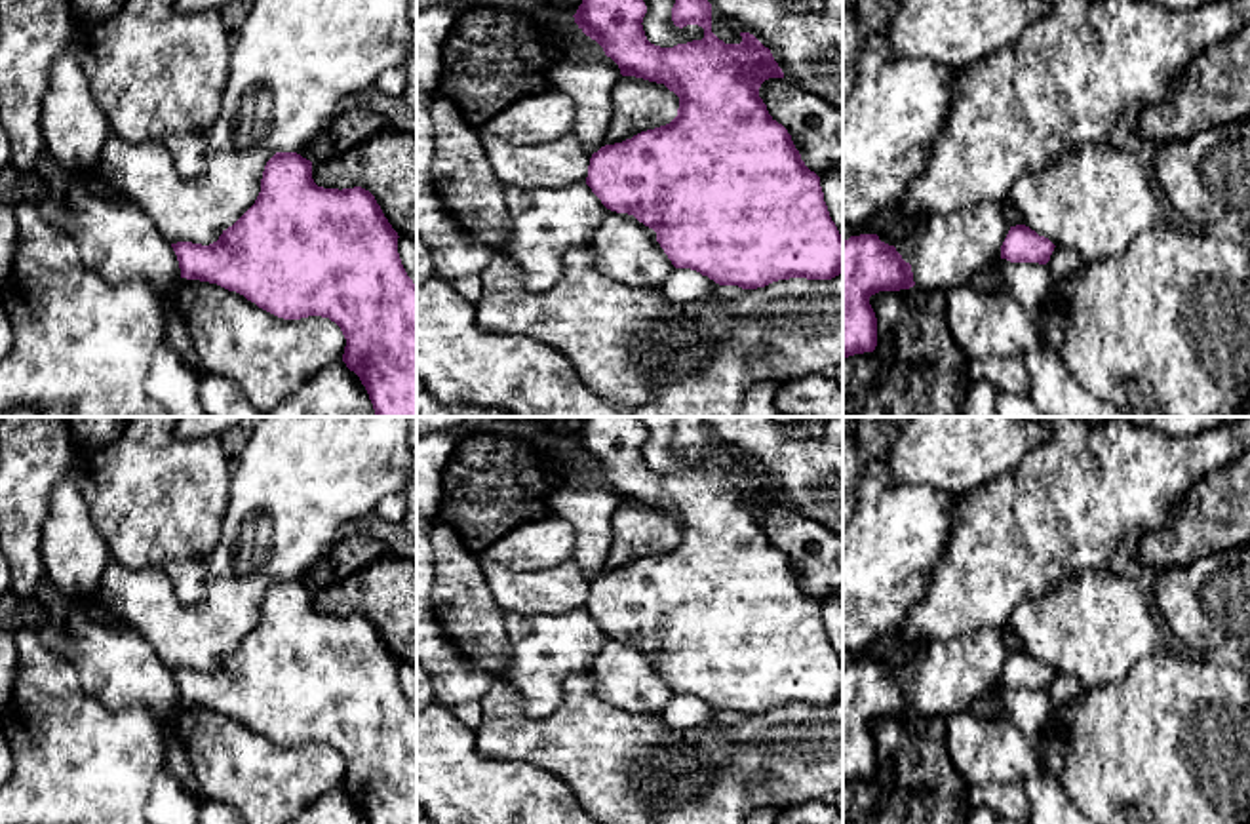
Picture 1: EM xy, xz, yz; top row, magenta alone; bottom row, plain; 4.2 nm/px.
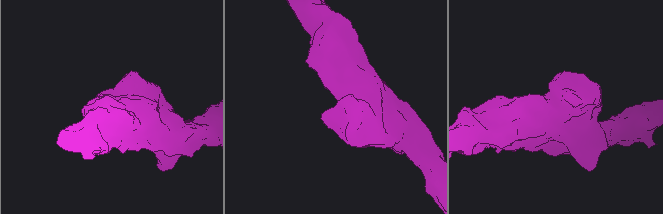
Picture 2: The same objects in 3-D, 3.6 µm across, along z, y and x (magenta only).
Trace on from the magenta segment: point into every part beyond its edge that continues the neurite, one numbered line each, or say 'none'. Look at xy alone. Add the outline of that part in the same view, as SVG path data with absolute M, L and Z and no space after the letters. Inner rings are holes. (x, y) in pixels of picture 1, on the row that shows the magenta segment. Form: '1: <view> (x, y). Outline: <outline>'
none

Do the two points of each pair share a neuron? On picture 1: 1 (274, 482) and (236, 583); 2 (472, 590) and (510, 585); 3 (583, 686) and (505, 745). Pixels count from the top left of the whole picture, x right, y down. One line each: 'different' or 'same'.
1: same
2: different
3: same

